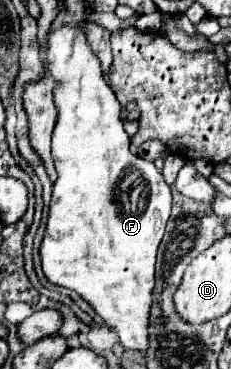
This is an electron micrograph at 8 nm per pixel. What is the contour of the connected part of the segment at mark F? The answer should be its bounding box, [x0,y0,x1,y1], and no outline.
[40,25,170,353]

